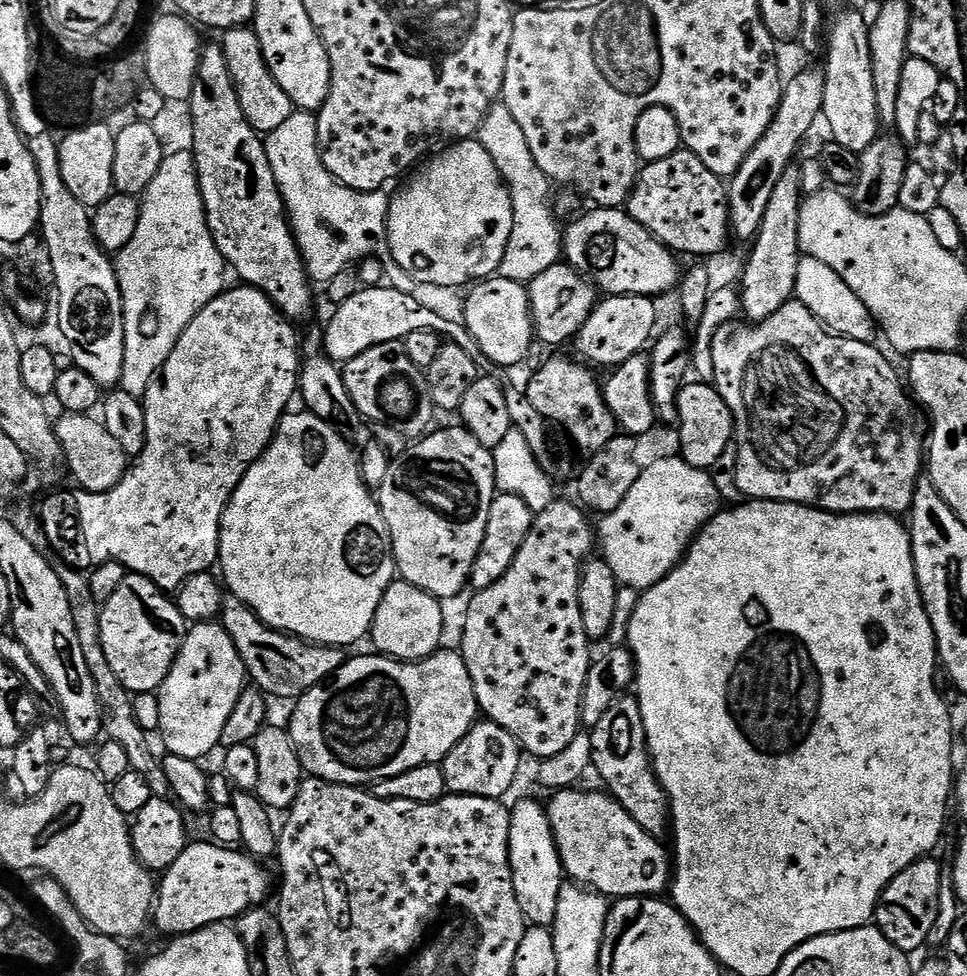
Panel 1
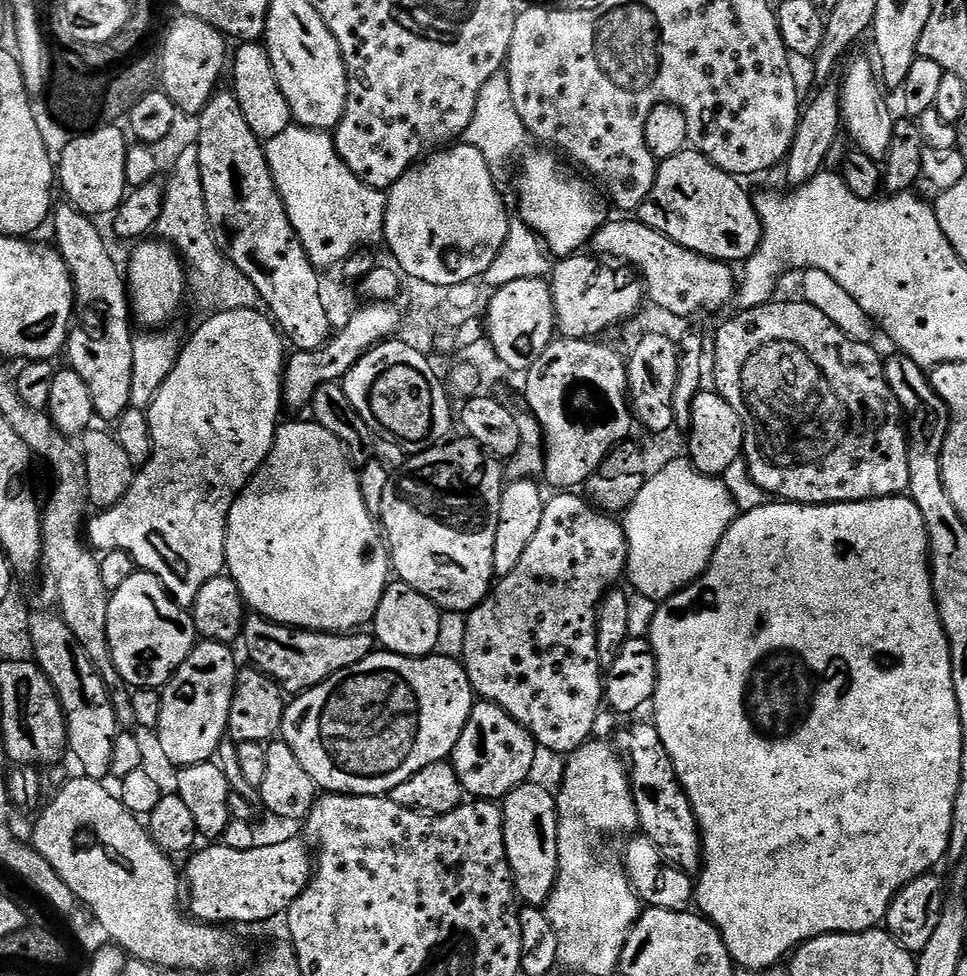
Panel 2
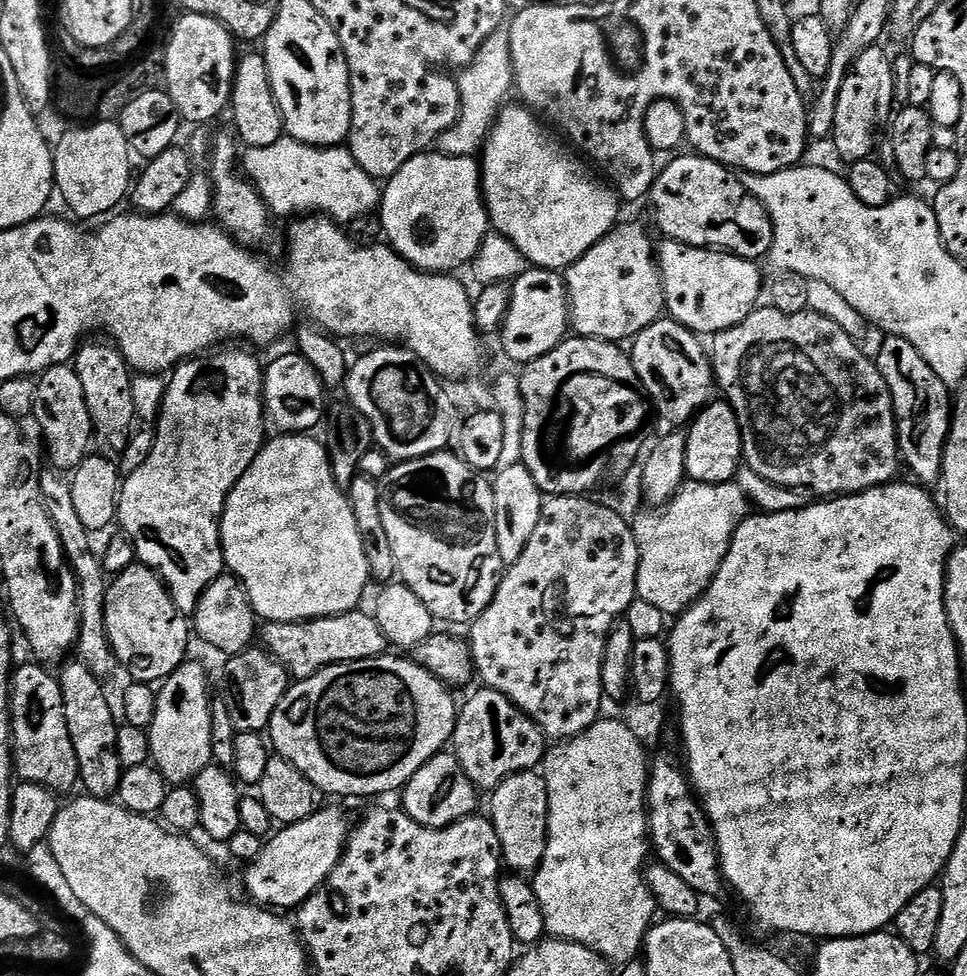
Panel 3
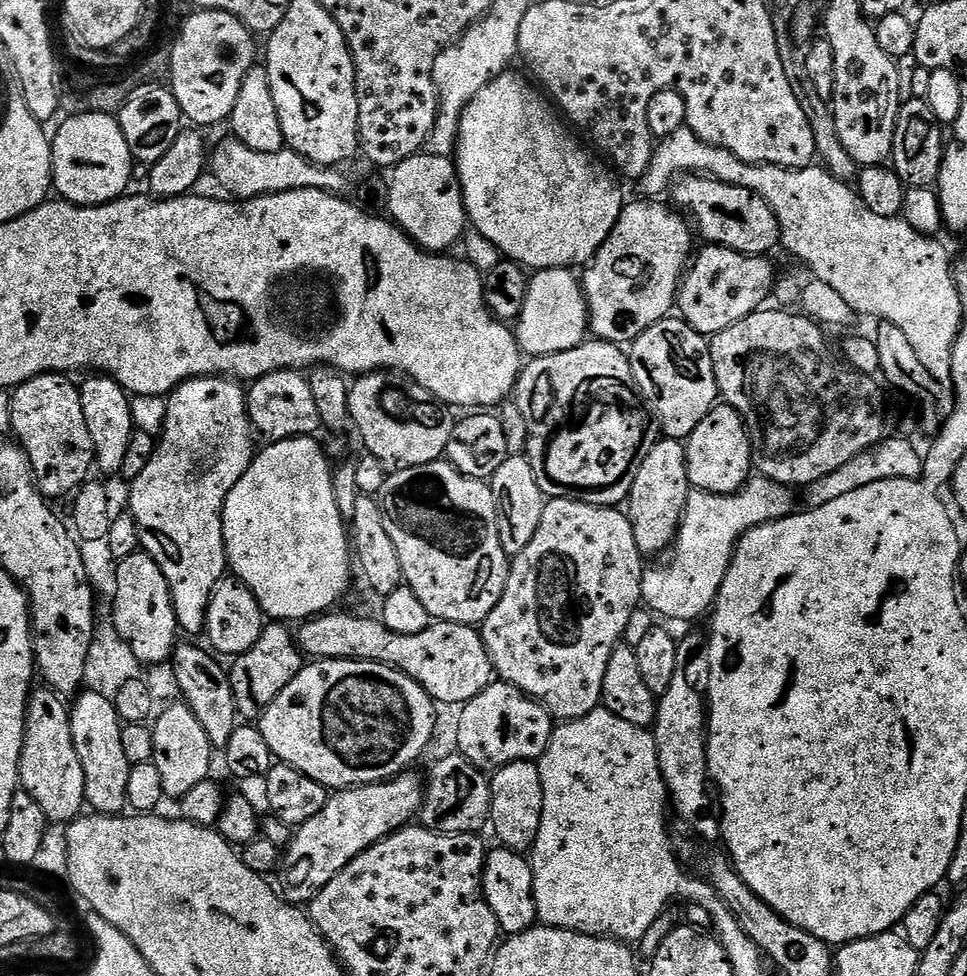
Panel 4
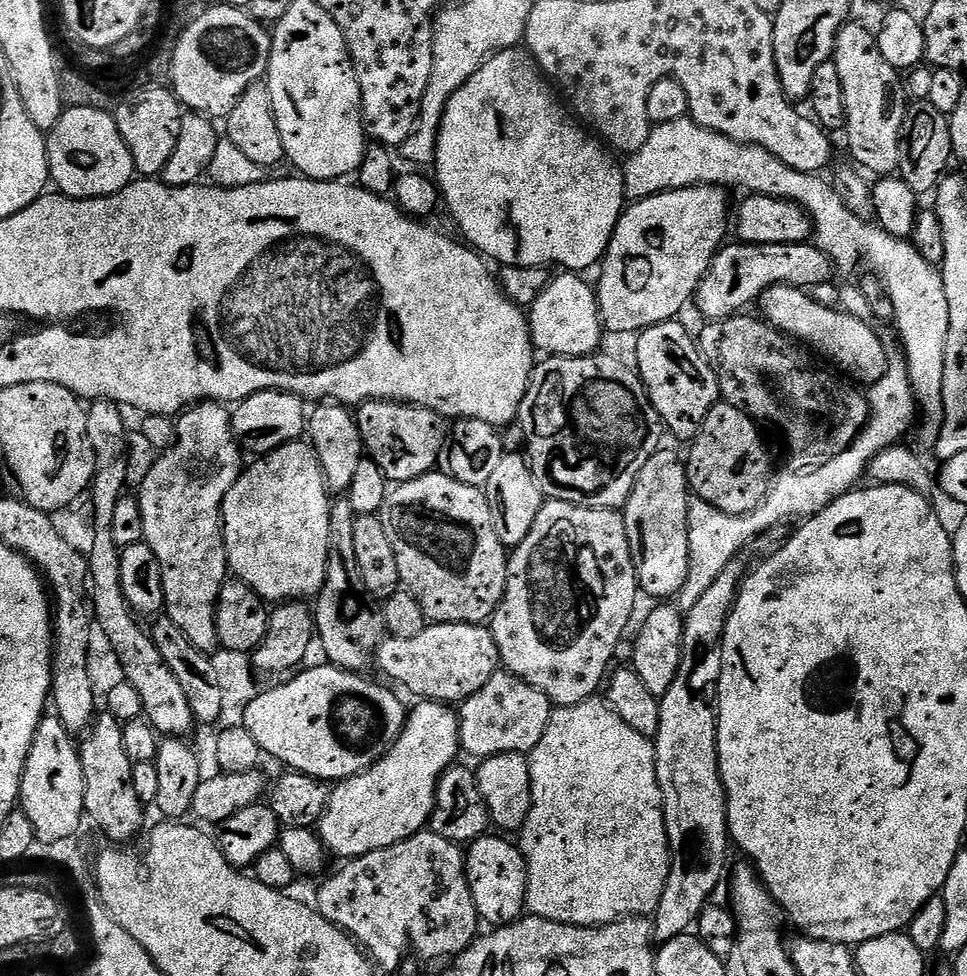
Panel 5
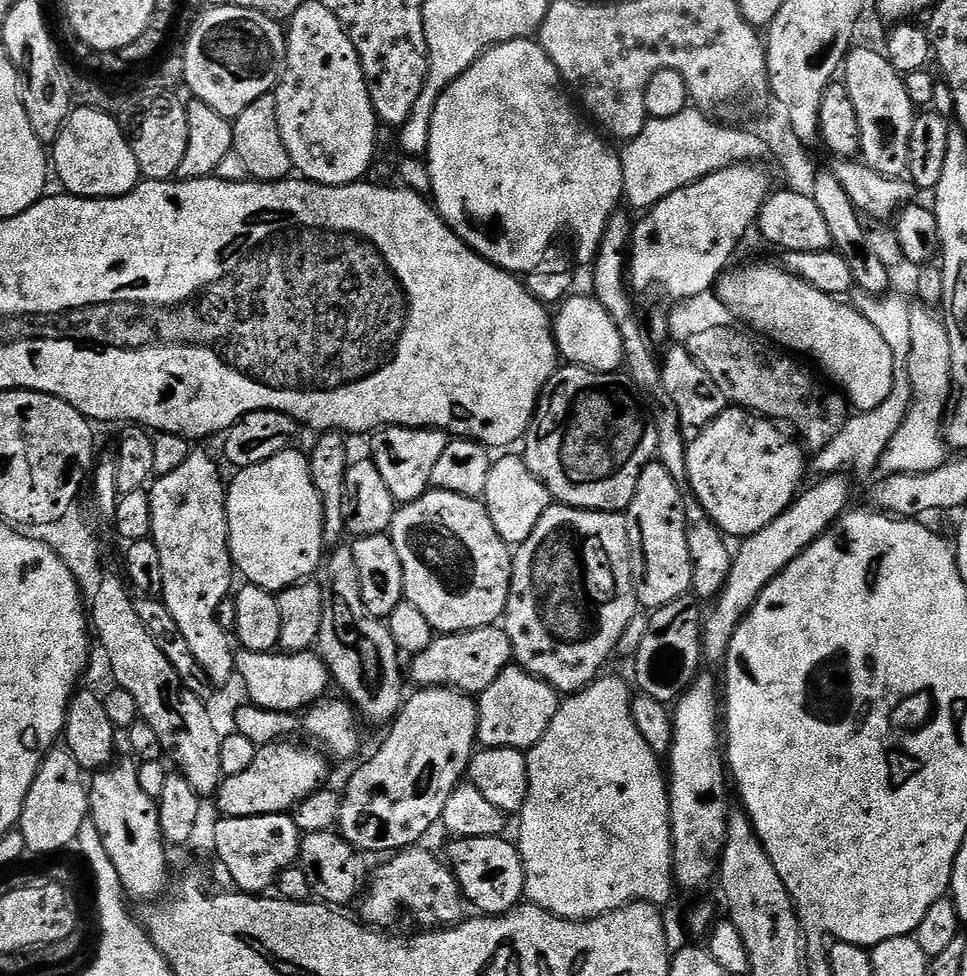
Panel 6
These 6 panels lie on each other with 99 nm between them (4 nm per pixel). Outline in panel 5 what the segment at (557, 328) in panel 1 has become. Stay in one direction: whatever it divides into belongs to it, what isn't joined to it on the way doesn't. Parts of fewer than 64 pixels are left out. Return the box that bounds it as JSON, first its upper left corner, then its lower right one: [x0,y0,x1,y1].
[595,184,730,334]

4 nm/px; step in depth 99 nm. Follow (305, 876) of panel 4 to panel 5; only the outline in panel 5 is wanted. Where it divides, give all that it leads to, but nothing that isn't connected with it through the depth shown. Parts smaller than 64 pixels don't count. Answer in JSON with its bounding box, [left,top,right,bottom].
[318,700,462,858]

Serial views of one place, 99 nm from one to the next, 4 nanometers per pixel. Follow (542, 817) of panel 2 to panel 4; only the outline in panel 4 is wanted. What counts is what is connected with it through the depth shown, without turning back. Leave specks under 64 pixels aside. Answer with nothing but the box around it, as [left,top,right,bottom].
[490,760,542,854]

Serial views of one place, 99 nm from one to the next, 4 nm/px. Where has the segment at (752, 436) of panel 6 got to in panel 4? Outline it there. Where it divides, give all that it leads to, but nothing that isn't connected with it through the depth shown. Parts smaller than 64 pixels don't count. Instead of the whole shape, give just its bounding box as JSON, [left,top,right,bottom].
[686,402,753,494]

